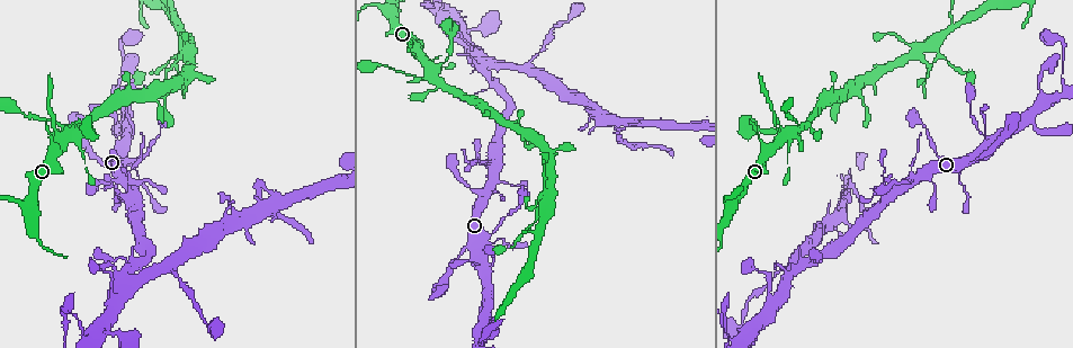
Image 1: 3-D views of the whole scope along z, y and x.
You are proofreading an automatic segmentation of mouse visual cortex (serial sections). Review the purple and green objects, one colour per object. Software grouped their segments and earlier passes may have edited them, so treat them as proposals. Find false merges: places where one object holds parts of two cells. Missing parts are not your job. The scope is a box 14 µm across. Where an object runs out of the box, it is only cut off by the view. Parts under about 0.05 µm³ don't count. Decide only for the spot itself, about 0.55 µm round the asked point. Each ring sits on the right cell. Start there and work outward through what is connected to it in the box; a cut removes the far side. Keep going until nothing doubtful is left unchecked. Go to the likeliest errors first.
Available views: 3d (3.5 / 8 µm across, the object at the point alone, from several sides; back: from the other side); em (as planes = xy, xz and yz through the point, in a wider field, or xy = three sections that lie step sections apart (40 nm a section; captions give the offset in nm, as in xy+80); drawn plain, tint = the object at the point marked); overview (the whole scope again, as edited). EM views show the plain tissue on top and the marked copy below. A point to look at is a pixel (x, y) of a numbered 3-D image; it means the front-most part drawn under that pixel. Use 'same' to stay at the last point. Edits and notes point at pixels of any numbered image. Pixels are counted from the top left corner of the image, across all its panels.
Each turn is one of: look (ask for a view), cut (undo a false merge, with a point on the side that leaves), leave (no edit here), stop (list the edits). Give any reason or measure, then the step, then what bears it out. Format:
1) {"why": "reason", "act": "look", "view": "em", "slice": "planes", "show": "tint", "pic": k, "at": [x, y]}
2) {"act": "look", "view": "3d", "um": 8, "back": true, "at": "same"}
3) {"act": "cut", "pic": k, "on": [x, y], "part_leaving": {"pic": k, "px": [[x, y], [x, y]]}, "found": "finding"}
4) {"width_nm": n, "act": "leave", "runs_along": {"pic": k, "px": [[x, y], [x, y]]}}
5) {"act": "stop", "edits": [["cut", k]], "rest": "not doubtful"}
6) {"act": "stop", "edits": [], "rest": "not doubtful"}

{"why": "thick turns thin", "act": "look", "view": "3d", "um": 8, "pic": 1, "at": [432, 72]}

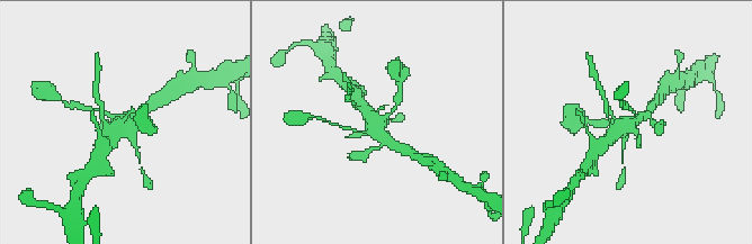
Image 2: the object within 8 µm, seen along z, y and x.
{"act": "look", "view": "3d", "um": 3.5, "pic": 2, "at": [378, 126]}

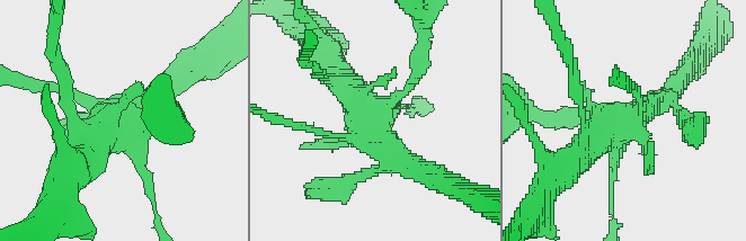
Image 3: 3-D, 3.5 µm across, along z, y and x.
{"act": "leave", "runs_along": {"pic": 3, "px": [[337, 73], [378, 137], [419, 169]]}, "found": "all the same cell"}

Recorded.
{"why": "abrupt turn", "act": "look", "view": "3d", "um": 8, "pic": 1, "at": [927, 65]}

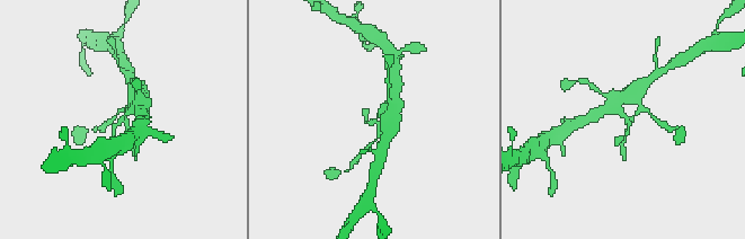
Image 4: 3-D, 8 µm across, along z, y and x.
{"act": "look", "view": "3d", "um": 3.5, "pic": 4, "at": [627, 120]}

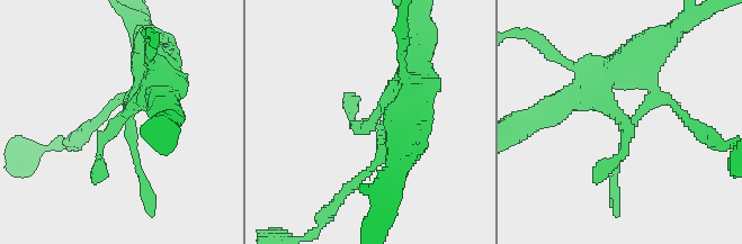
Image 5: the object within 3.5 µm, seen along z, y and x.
{"act": "look", "view": "em", "slice": "planes", "show": "tint", "pic": 5, "at": [116, 125]}

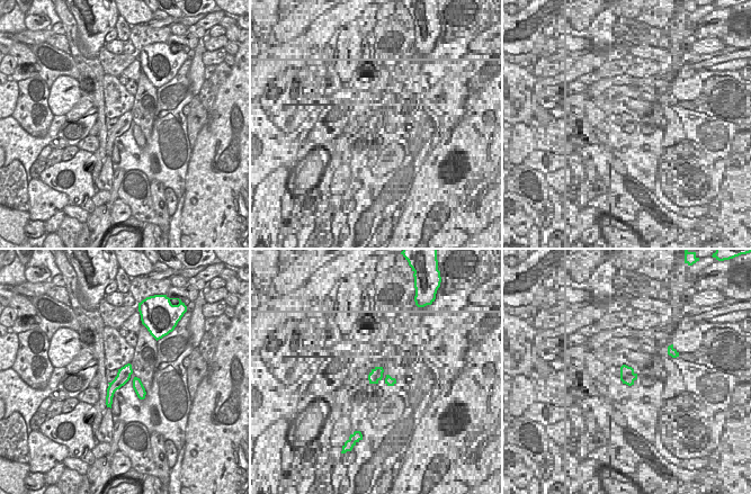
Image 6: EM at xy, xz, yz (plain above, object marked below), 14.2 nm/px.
{"act": "leave", "runs_along": {"pic": 6, "px": [[128, 367], [112, 388], [108, 402]]}, "found": "one cell here"}

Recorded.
{"why": "three-way junction", "act": "look", "view": "3d", "um": 3.5, "pic": 1, "at": [628, 122]}

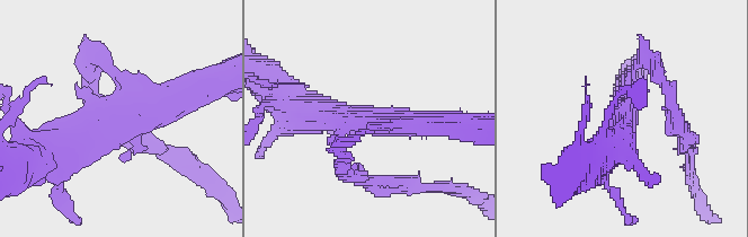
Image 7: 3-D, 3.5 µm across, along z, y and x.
{"why": "need the tissue", "act": "look", "view": "em", "slice": "xy", "step": 1, "show": "tint", "pic": 7, "at": [625, 110]}

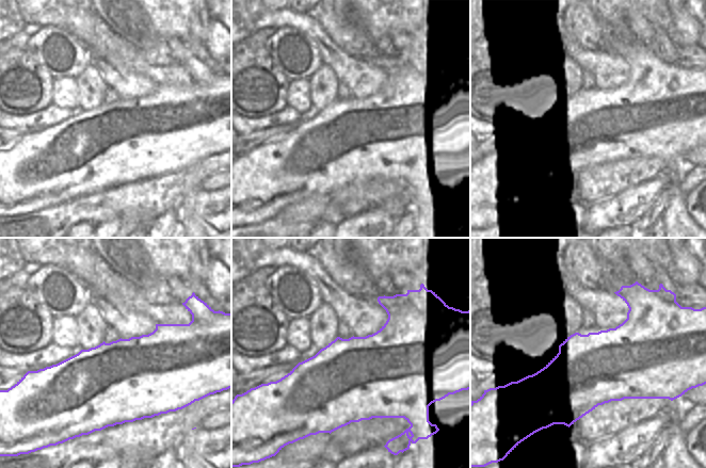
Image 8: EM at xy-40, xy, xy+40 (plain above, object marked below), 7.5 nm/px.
{"act": "leave", "runs_along": {"pic": 7, "px": [[53, 143], [187, 98]]}, "found": "continuous, no second cell"}

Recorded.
{"why": "abrupt turn", "act": "look", "view": "3d", "um": 3.5, "pic": 1, "at": [618, 131]}

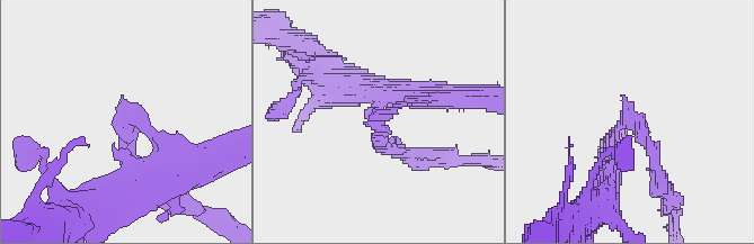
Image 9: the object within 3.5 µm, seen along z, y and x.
{"arm_widths_nm": [200, 200], "why": "now the EM", "act": "look", "view": "em", "slice": "xy", "step": 2, "show": "tint", "pic": 9, "at": [629, 123]}

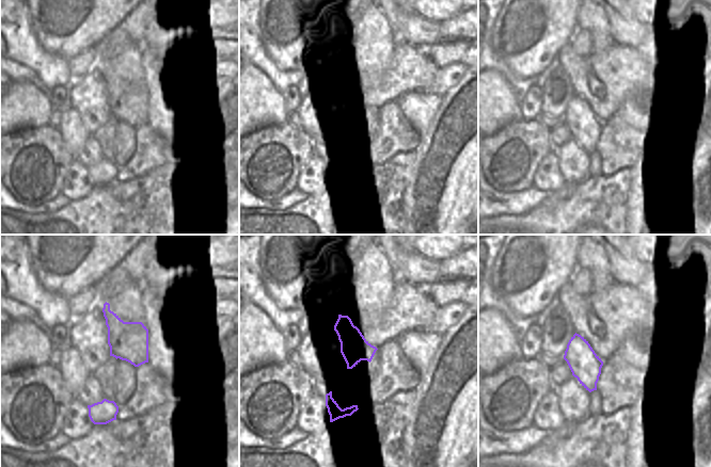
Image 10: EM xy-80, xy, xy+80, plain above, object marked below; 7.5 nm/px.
{"act": "leave", "runs_along": {"pic": 9, "px": [[408, 93], [381, 117], [391, 148]]}, "found": "continuous, no second cell"}

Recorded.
{"act": "stop", "edits": [], "rest": "not doubtful"}

